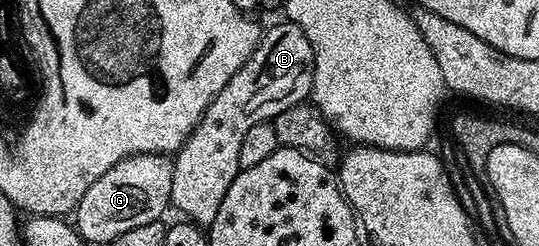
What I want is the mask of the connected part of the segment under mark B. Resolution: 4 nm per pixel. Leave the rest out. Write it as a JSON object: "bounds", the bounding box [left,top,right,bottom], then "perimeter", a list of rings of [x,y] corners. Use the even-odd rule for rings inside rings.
{"bounds":[170,20,314,228],"perimeter":[[[280,20],[280,23],[277,24],[277,26],[272,26],[263,31],[260,35],[260,43],[256,45],[254,48],[254,52],[252,55],[248,57],[246,60],[246,64],[242,64],[242,68],[238,68],[238,72],[234,72],[234,76],[230,80],[230,84],[226,84],[226,88],[222,88],[222,92],[218,92],[218,96],[214,96],[214,100],[211,102],[211,104],[206,108],[206,112],[202,116],[202,120],[200,123],[194,128],[194,132],[192,135],[189,136],[187,141],[184,142],[184,145],[180,147],[179,150],[175,151],[174,157],[172,158],[172,187],[170,188],[170,196],[172,197],[170,206],[171,209],[174,211],[177,210],[177,215],[183,216],[187,221],[201,227],[201,228],[207,228],[212,225],[212,221],[214,220],[214,216],[218,216],[218,208],[222,208],[222,199],[226,197],[226,191],[230,189],[230,184],[234,184],[234,180],[236,177],[240,174],[241,168],[238,164],[238,151],[242,149],[242,139],[246,136],[246,132],[248,129],[250,129],[254,124],[258,124],[259,122],[271,122],[273,118],[276,118],[278,115],[280,115],[282,112],[286,112],[286,108],[290,108],[291,106],[298,105],[299,102],[305,101],[311,95],[312,93],[312,85],[314,84],[314,48],[310,48],[310,40],[306,40],[306,32],[302,32],[302,28],[298,28],[298,24],[294,24],[293,22],[287,21],[287,20]]]}

